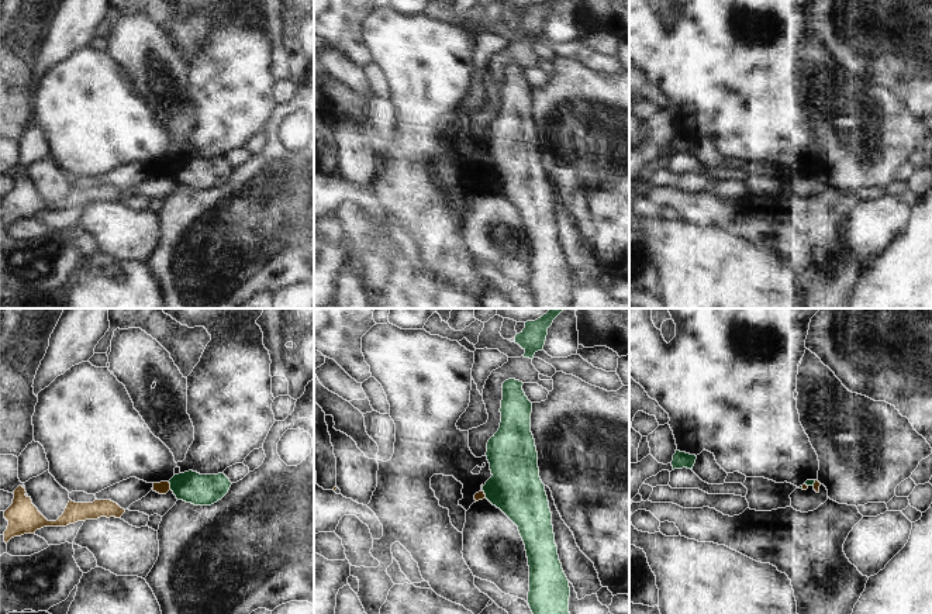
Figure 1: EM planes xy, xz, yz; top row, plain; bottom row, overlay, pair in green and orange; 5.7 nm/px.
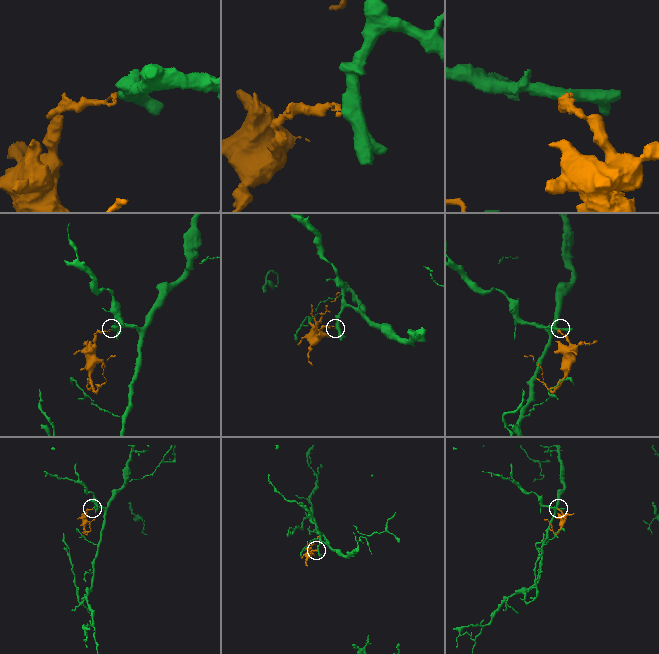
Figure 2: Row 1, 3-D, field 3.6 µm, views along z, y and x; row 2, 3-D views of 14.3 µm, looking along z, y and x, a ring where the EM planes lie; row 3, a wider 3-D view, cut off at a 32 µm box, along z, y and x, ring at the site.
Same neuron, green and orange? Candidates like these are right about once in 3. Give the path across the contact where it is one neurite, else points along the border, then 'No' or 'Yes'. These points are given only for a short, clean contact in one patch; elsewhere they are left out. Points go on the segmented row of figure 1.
Boundary: xy (168, 482), (171, 489). No.

